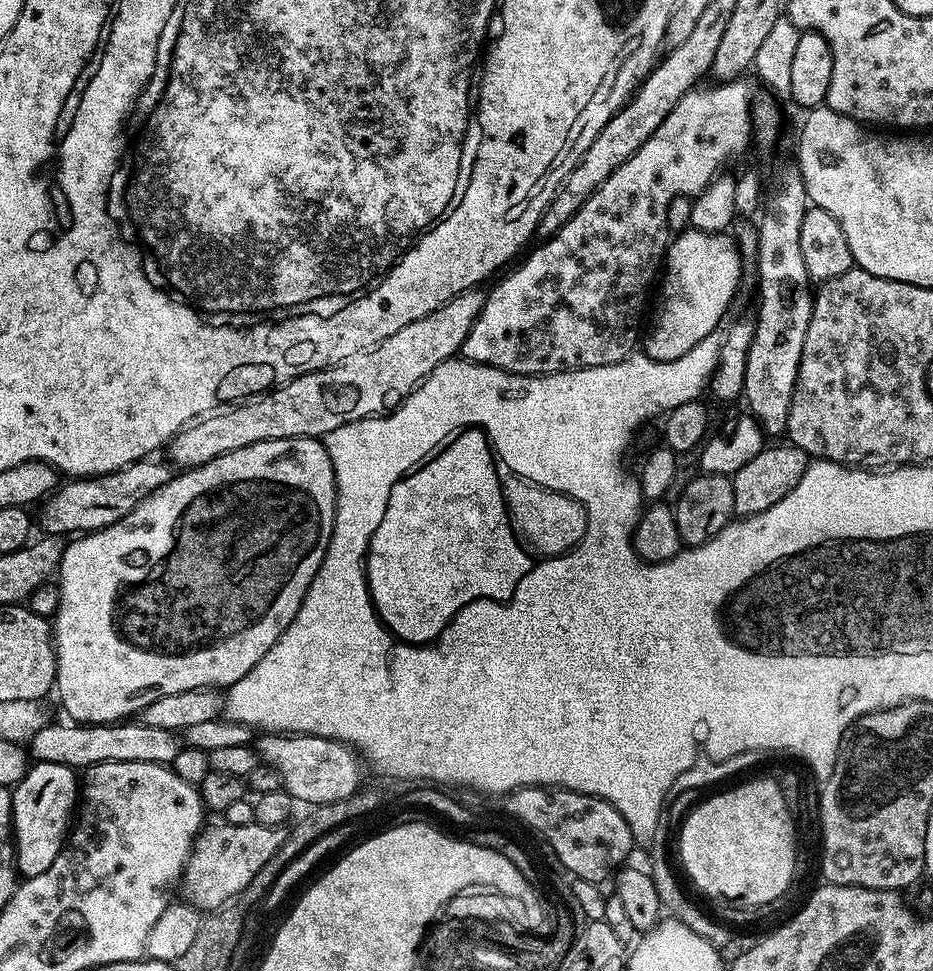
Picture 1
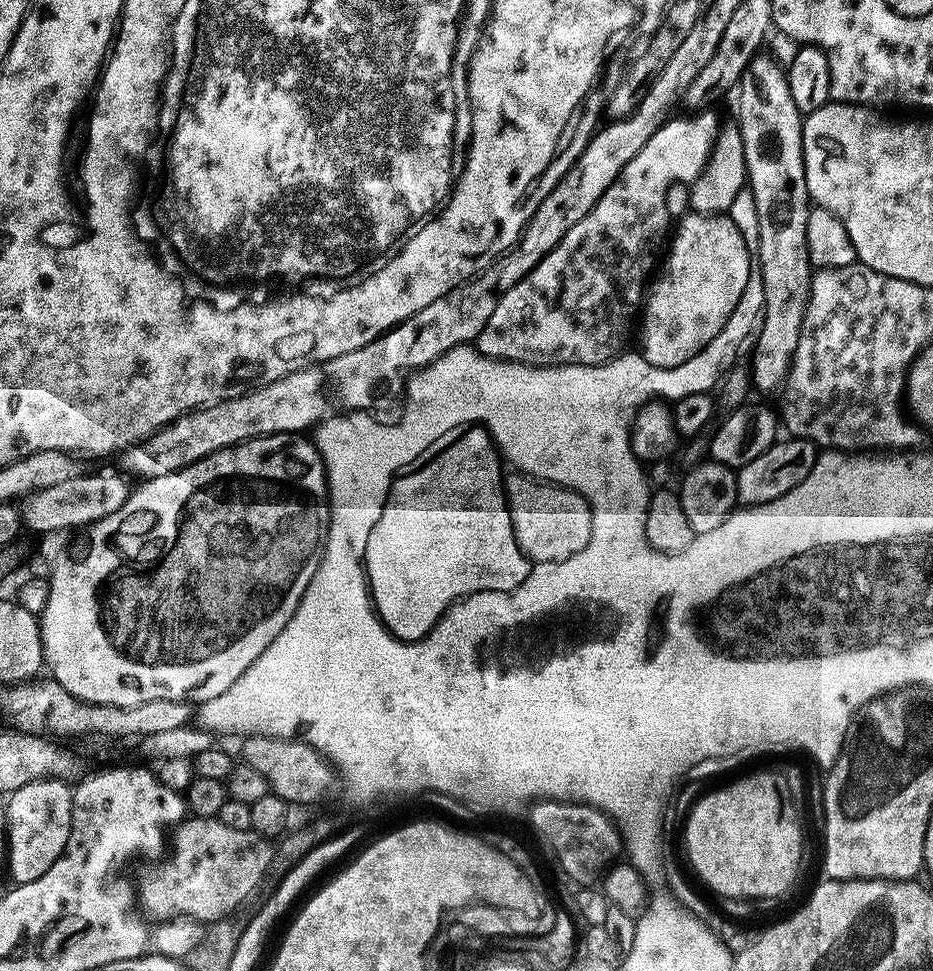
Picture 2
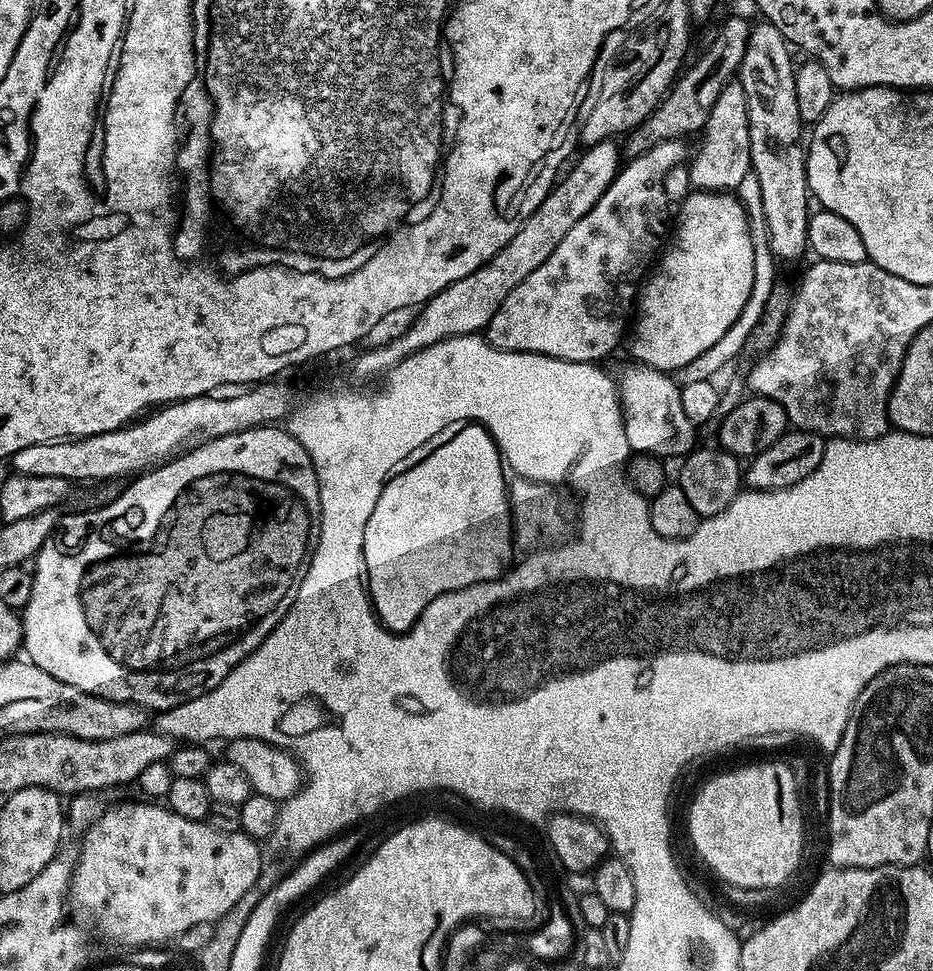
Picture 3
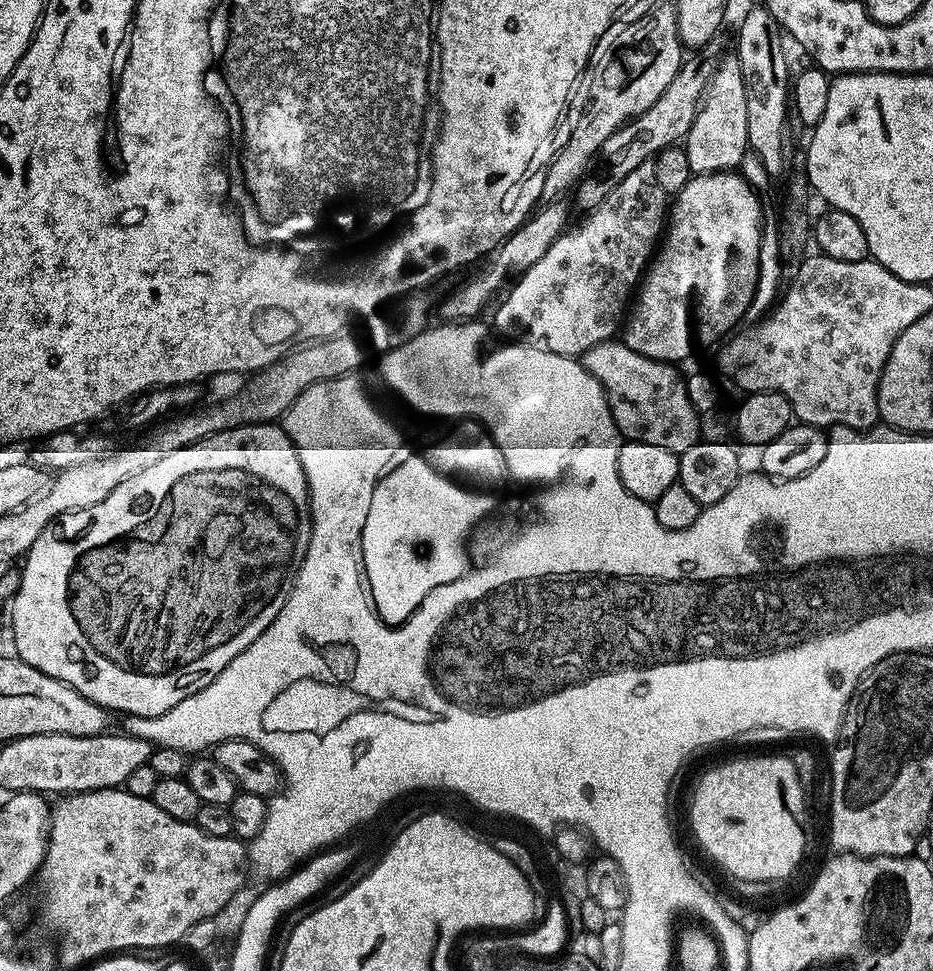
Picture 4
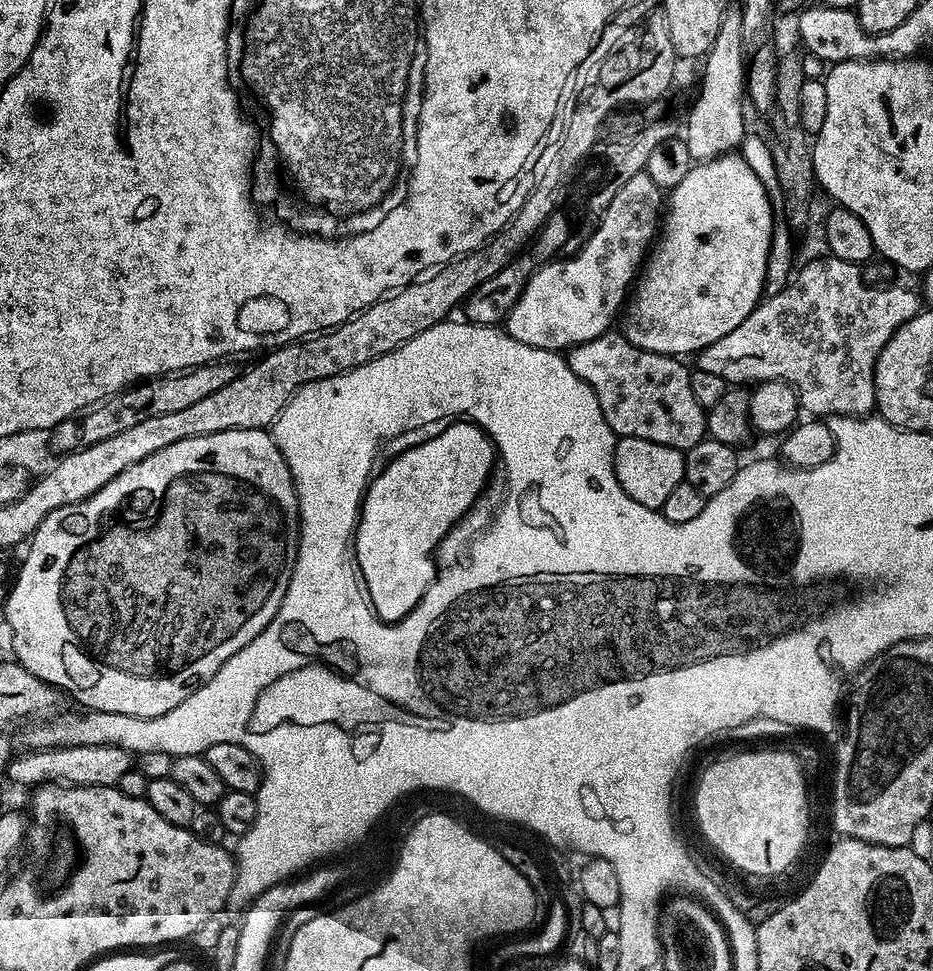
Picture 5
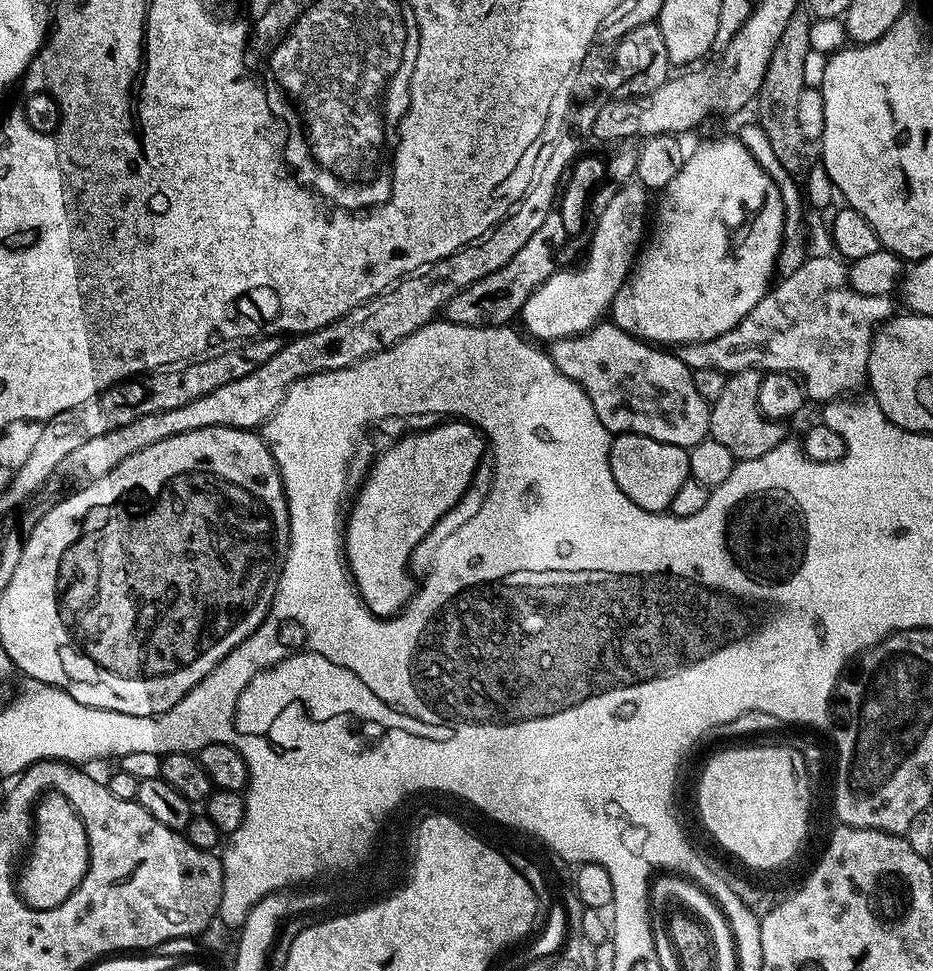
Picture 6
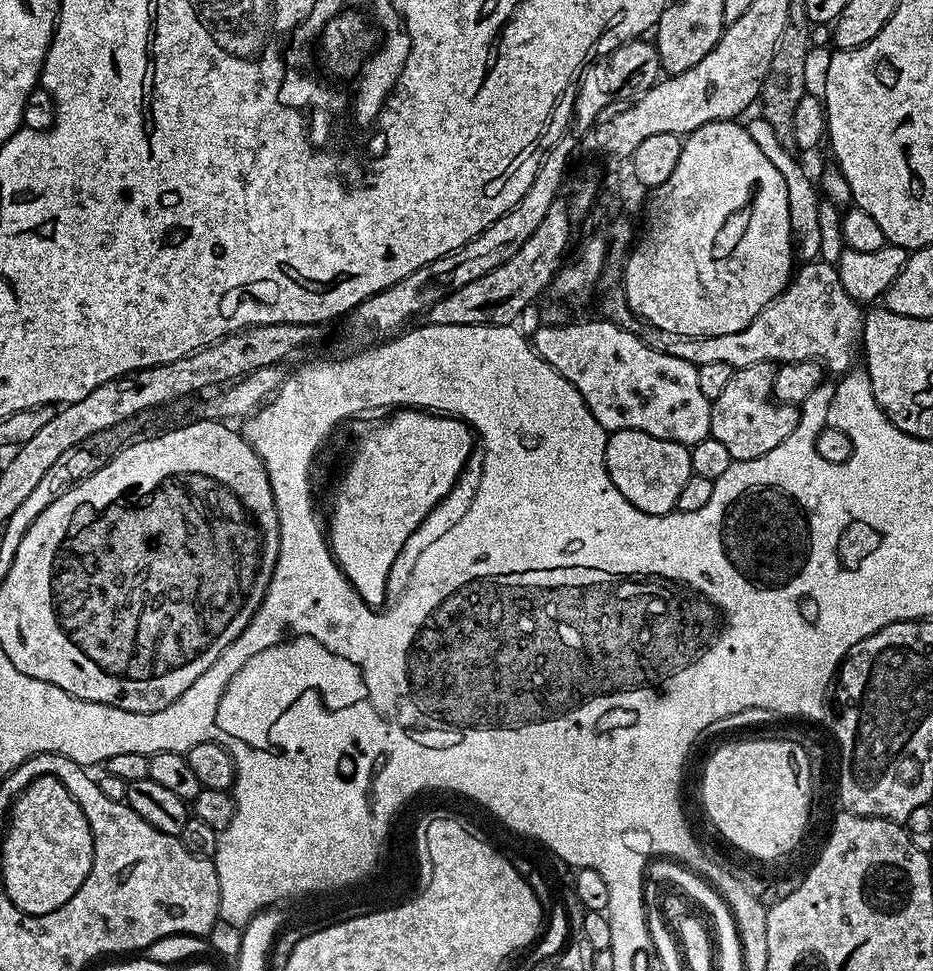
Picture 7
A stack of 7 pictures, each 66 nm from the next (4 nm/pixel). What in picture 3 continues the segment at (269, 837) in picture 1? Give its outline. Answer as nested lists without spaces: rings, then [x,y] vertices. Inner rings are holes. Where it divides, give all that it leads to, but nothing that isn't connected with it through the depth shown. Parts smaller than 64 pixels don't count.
[[[140,802],[144,804],[120,804],[117,808],[105,807],[100,815],[96,817],[93,824],[89,824],[82,833],[80,848],[76,852],[76,867],[72,870],[72,886],[70,889],[70,900],[74,905],[84,908],[84,912],[96,923],[96,928],[108,940],[117,940],[120,944],[127,946],[160,946],[165,942],[175,941],[177,936],[181,936],[190,926],[199,924],[215,925],[250,890],[255,886],[258,874],[264,865],[264,857],[260,852],[261,845],[257,841],[250,839],[246,833],[233,830],[233,832],[219,832],[216,828],[208,828],[204,832],[205,825],[199,820],[182,818],[182,814],[174,814],[163,803],[160,802]]]

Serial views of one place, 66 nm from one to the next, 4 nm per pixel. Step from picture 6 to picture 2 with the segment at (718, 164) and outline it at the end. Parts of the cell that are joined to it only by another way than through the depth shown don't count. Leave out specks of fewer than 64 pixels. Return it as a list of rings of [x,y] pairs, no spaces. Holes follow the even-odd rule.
[[[692,210],[688,215],[679,217],[677,224],[680,225],[677,228],[675,225],[670,247],[663,261],[664,273],[651,281],[642,301],[642,319],[638,324],[639,355],[655,368],[682,366],[686,358],[694,358],[694,354],[698,354],[702,346],[711,342],[718,330],[722,330],[722,326],[726,326],[726,322],[734,314],[734,306],[738,306],[738,298],[742,298],[742,290],[746,290],[746,282],[754,270],[754,256],[750,246],[727,214],[708,215]]]

